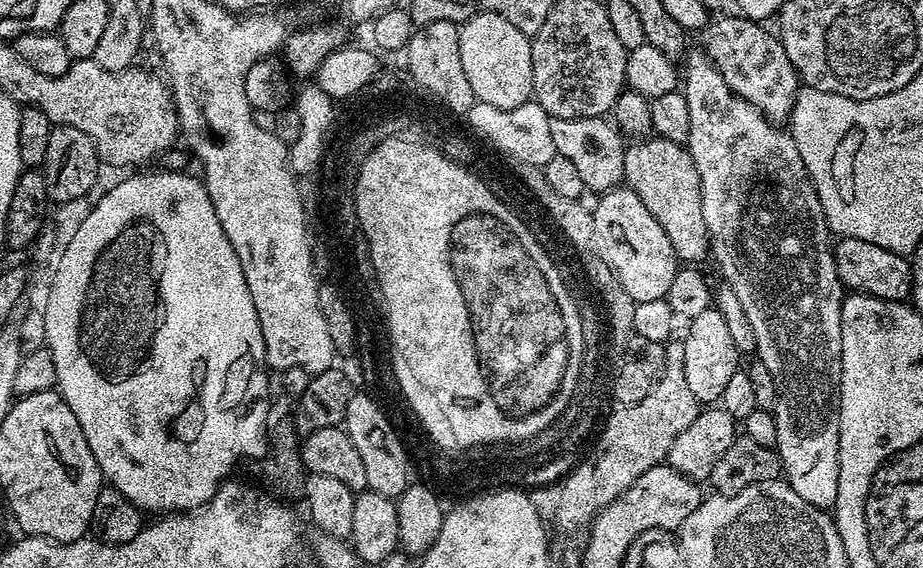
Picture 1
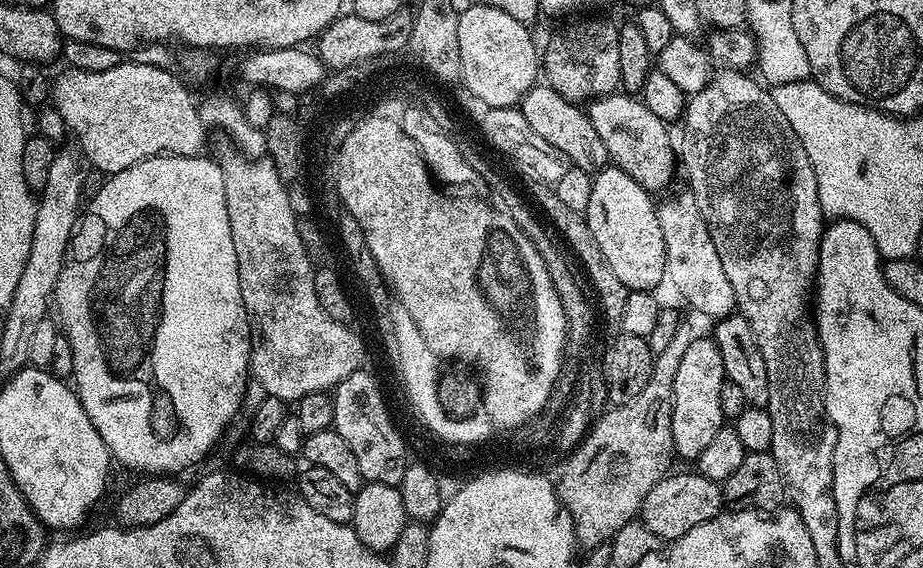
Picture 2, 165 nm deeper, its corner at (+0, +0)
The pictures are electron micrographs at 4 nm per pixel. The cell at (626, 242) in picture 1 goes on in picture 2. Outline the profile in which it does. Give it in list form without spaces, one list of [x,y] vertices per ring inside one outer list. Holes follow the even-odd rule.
[[[605,166],[592,177],[590,190],[590,206],[586,219],[590,226],[590,234],[594,234],[594,242],[602,250],[606,262],[610,262],[610,270],[614,270],[614,278],[622,282],[633,292],[647,292],[665,279],[667,266],[666,242],[662,238],[662,226],[658,222],[657,205],[652,204],[653,197],[630,174],[615,166]]]

